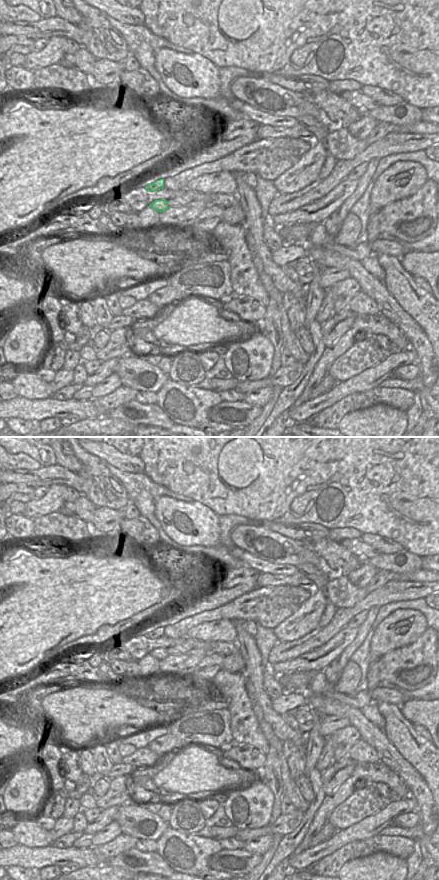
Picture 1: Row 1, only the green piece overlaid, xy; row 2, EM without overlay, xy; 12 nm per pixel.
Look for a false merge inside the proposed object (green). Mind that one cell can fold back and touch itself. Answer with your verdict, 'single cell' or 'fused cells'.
fused cells

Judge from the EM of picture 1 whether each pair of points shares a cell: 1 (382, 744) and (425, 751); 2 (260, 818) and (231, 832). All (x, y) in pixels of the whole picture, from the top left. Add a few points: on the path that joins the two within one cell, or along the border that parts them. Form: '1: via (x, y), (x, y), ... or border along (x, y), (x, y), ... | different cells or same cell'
1: border along (383, 731), (387, 739), (410, 763) | different cells
2: border along (232, 825), (239, 830) | different cells

